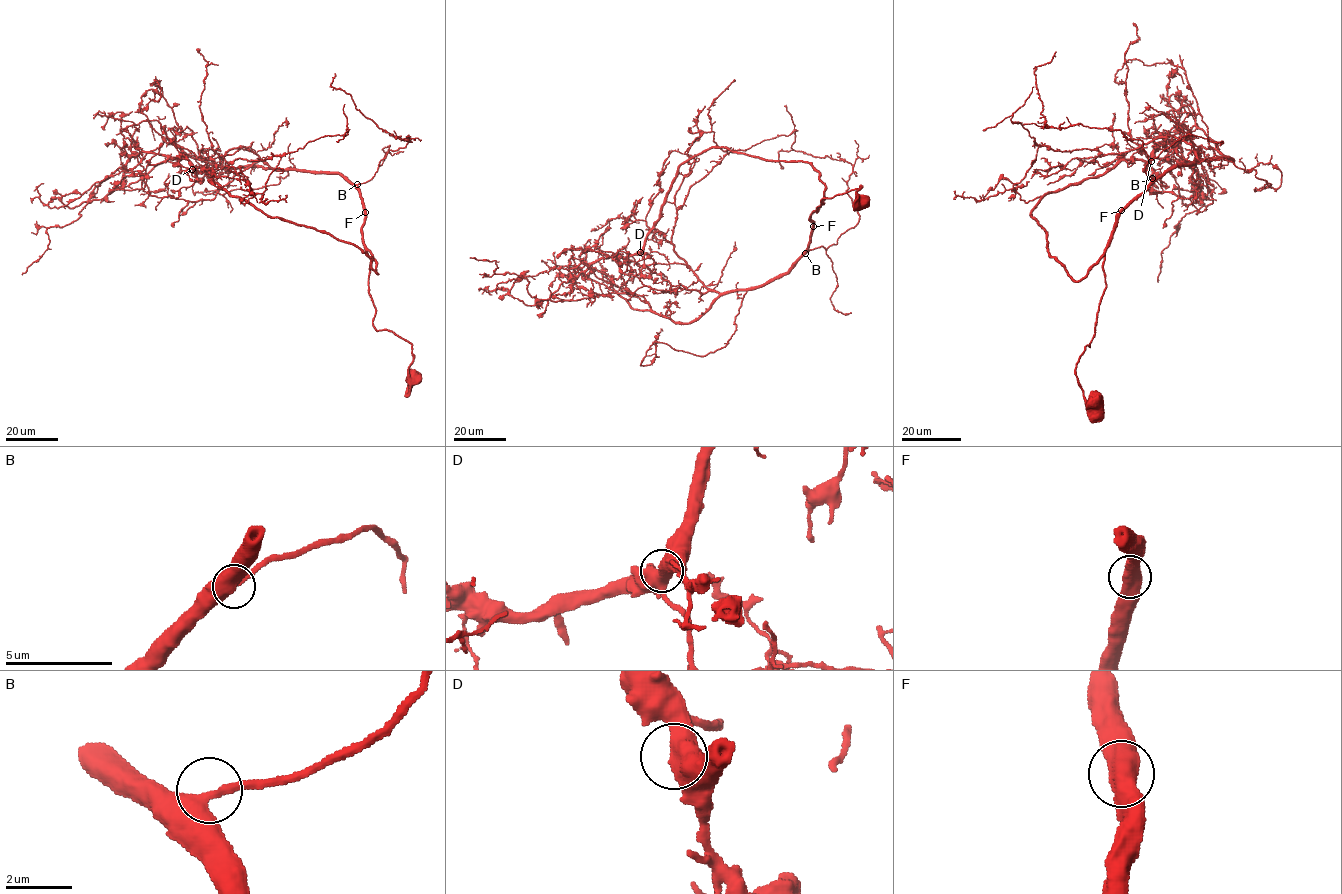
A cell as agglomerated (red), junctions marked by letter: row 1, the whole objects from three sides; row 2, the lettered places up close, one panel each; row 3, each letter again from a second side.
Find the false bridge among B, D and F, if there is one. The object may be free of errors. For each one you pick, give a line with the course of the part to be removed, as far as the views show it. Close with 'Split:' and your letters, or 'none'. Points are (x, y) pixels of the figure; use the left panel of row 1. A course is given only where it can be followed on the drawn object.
Split: none

